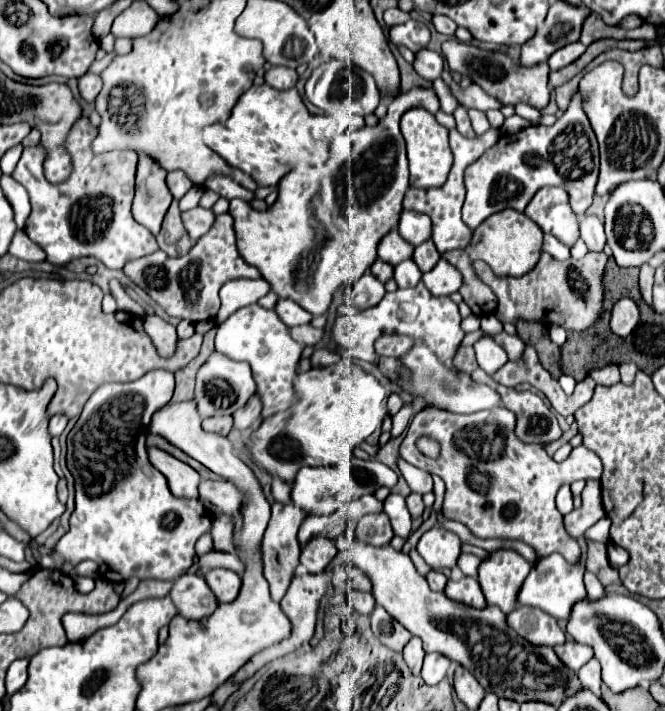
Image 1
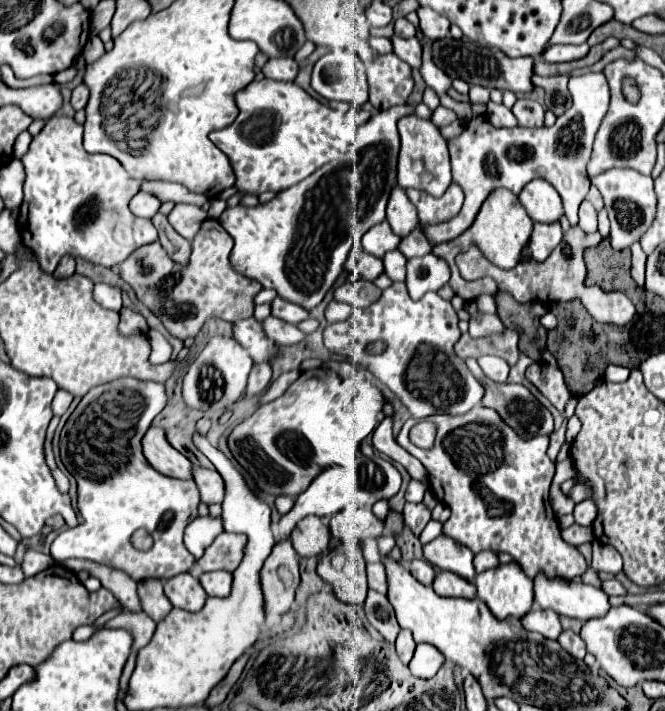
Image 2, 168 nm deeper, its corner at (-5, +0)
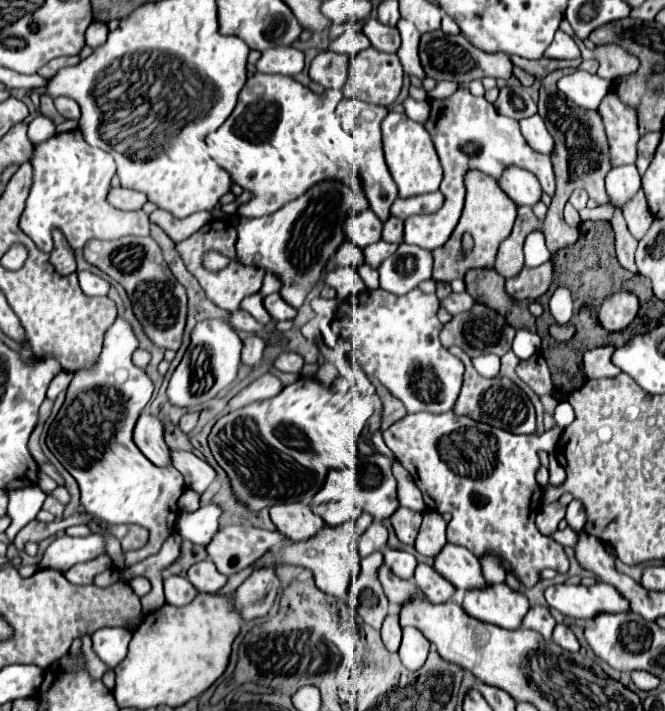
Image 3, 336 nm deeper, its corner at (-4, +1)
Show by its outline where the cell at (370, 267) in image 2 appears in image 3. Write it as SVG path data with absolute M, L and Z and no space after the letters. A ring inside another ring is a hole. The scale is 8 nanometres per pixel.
M343 243L343 247L339 247L335 259L331 259L329 267L335 269L335 267L361 267L365 263L365 257L363 257L363 251L359 247L355 247L353 243Z

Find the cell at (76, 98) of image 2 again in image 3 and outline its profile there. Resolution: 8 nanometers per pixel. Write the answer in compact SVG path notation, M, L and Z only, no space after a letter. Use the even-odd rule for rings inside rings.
M55 97L55 107L61 115L65 115L65 119L79 119L79 105L69 99L69 97Z

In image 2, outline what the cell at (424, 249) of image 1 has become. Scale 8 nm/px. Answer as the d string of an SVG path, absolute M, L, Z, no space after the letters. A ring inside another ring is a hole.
M414 228L408 236L404 236L402 238L402 244L400 244L400 252L406 256L406 258L414 258L414 256L422 256L424 252L428 254L430 252L430 244L428 244L428 240L424 238L424 234L418 230L418 228Z

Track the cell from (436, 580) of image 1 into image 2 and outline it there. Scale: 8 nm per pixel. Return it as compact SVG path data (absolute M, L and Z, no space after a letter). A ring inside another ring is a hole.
M412 560L408 570L412 570L412 576L420 582L420 584L432 584L434 578L434 570L426 560Z

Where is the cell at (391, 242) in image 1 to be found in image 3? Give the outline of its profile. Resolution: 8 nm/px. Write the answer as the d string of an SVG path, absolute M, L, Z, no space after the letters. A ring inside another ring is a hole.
M371 209L363 211L363 215L351 217L345 225L347 237L351 237L351 241L359 249L365 249L367 245L377 243L381 239L381 231L383 231L383 223L379 221L379 217Z

